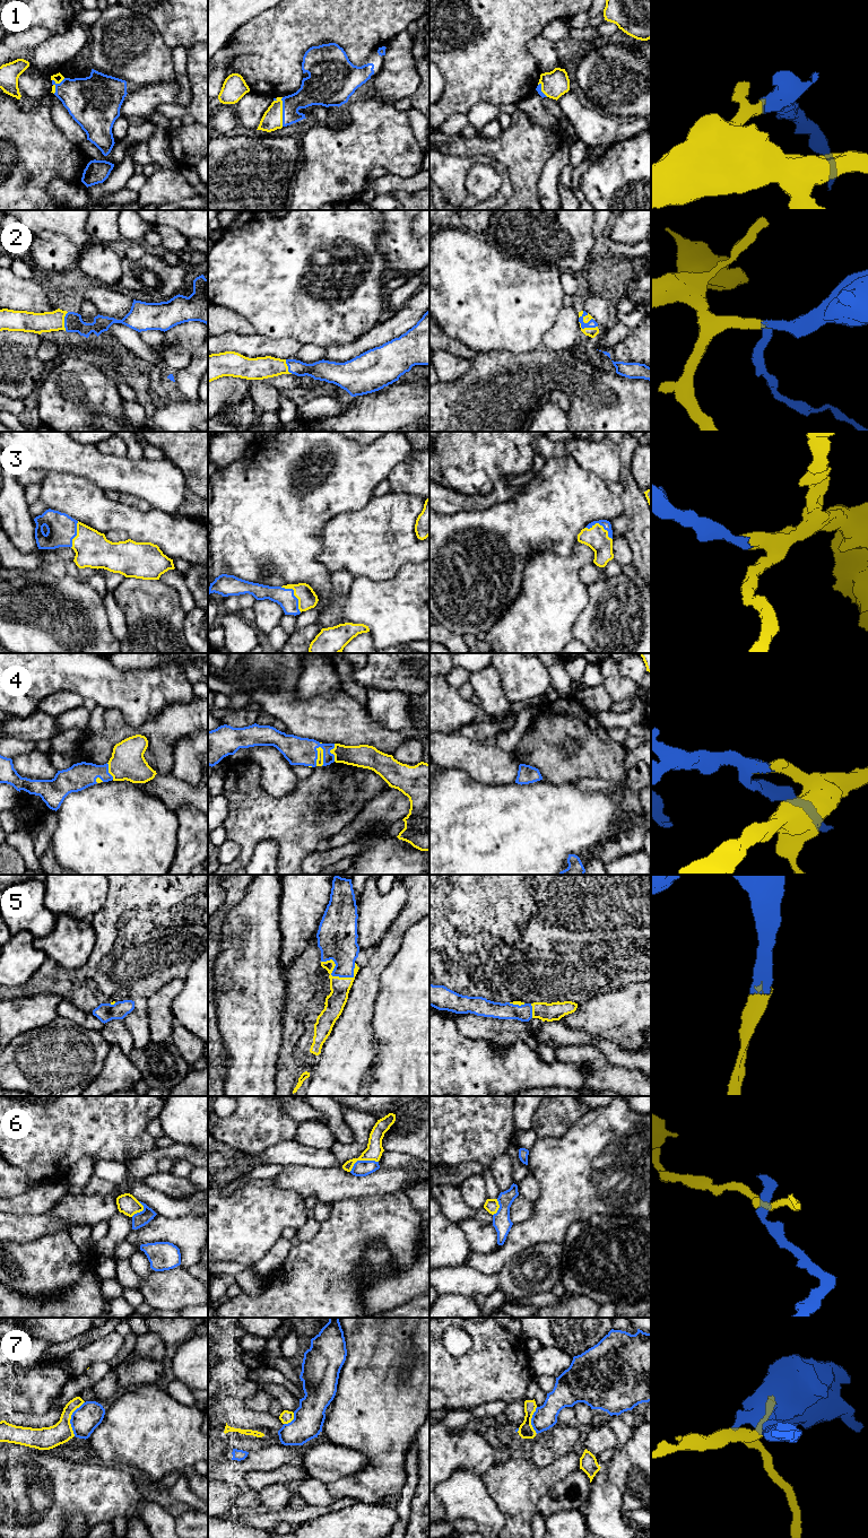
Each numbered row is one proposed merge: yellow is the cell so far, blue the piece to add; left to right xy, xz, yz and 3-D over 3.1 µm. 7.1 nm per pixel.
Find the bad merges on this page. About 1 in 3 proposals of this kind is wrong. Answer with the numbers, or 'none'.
6, 7

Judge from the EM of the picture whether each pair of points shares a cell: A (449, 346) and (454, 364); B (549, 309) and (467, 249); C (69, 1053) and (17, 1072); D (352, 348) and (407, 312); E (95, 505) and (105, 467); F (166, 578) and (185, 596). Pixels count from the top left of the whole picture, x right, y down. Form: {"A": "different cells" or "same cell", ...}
{"A": "different cells", "B": "same cell", "C": "same cell", "D": "same cell", "E": "different cells", "F": "same cell"}

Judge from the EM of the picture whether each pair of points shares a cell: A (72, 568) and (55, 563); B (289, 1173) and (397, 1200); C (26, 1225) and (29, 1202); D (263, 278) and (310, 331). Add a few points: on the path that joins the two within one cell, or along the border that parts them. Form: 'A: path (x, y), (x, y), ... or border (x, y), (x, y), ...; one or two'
A: border (72, 559), (67, 563), (67, 574); two
B: border (399, 1190), (347, 1198); two
C: border (53, 1206), (38, 1214), (11, 1214); two
D: path (277, 292), (303, 318); one

